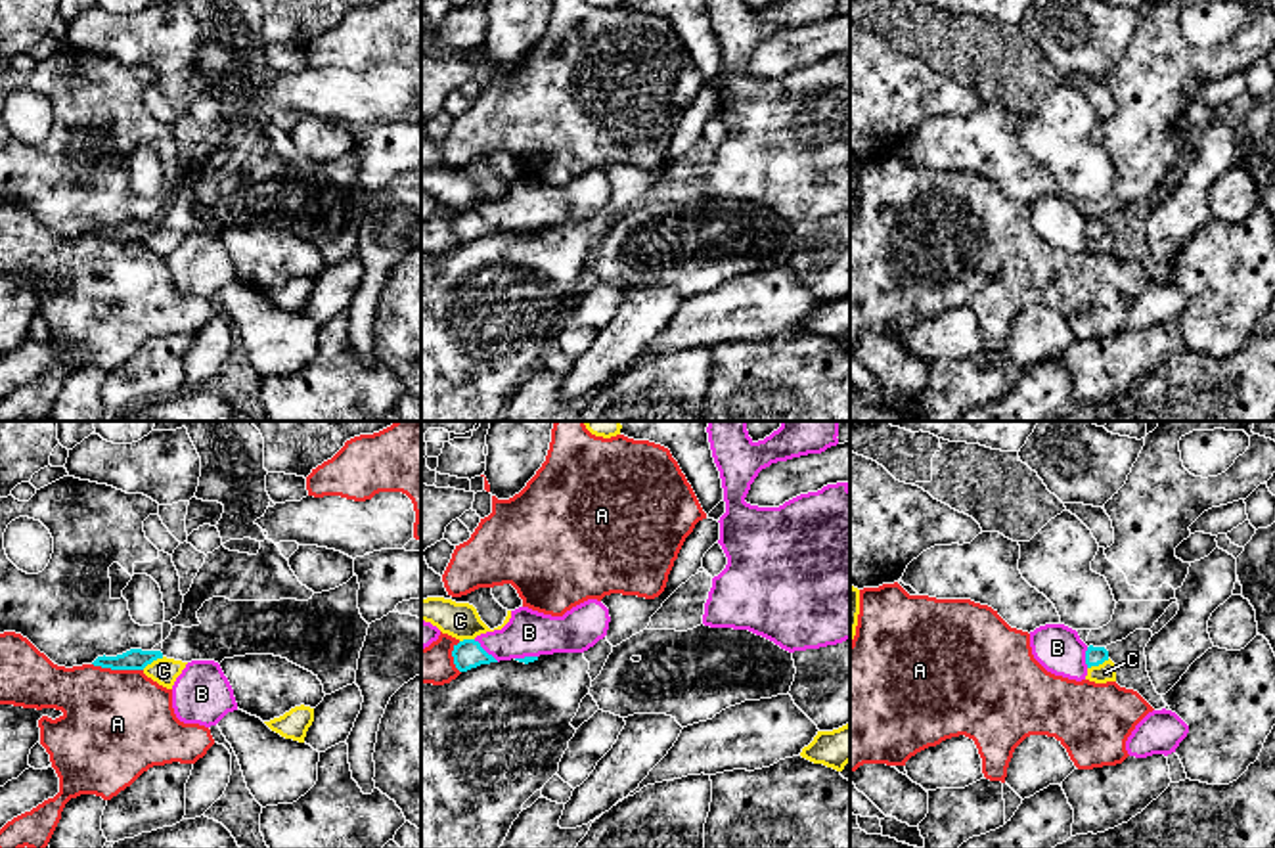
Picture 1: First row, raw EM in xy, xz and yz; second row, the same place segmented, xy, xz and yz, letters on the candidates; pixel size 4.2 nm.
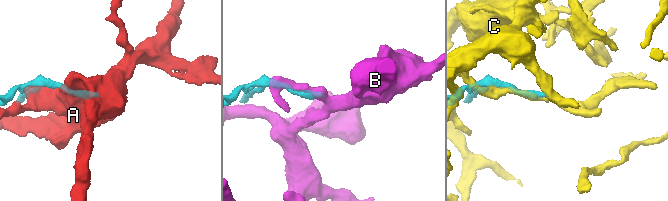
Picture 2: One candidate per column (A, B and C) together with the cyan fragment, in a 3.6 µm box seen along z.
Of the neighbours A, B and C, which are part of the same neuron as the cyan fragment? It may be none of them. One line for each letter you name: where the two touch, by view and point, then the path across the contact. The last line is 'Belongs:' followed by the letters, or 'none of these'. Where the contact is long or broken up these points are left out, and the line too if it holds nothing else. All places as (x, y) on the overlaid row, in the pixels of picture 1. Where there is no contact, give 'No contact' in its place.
Belongs: none of these

